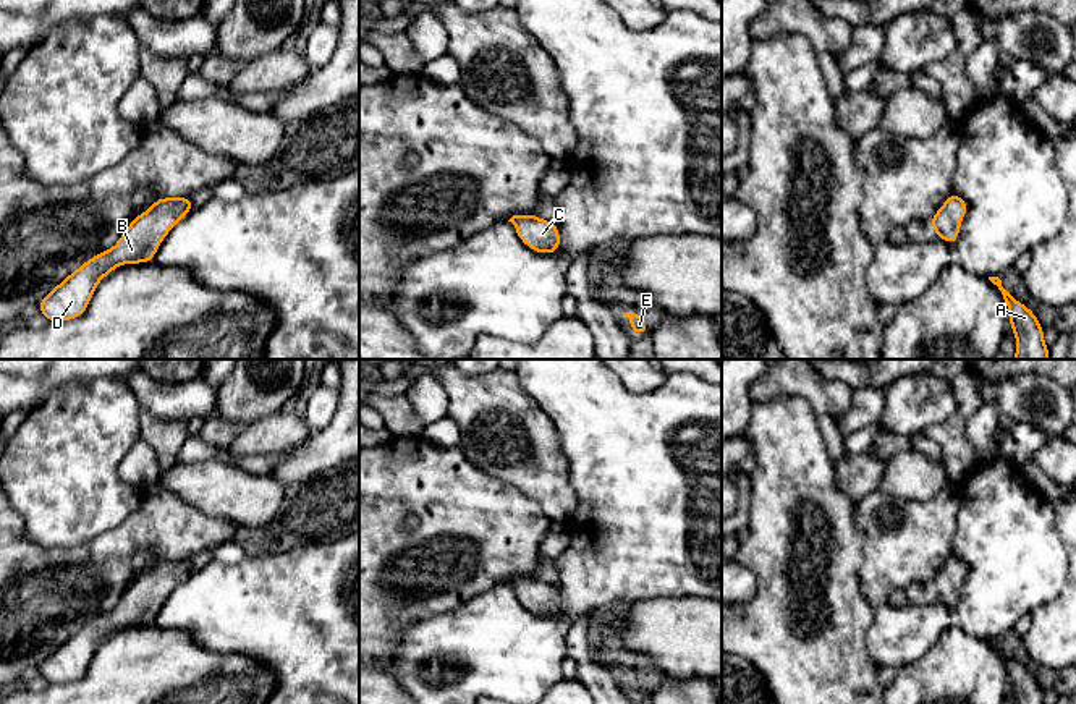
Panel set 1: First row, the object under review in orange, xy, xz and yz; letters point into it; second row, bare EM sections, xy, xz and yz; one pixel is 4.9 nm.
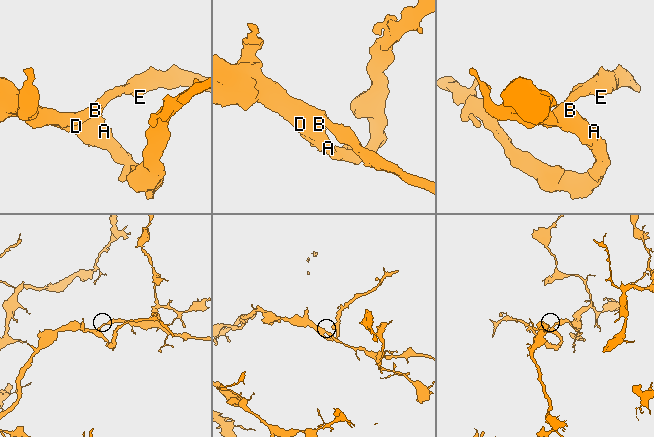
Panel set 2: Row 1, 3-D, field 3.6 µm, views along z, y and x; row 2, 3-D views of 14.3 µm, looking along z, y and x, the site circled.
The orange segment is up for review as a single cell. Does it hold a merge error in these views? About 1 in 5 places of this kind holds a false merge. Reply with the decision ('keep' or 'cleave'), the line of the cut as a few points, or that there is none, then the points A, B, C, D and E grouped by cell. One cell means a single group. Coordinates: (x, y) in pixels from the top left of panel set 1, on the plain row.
keep; cut none; groups A B C D E

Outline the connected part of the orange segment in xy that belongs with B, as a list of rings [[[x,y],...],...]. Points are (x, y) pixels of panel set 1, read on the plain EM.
[[[191,558],[159,560],[152,570],[138,576],[120,599],[118,605],[79,628],[60,644],[37,670],[49,685],[81,680],[102,641],[123,626],[144,626],[155,615],[178,583],[193,571]]]

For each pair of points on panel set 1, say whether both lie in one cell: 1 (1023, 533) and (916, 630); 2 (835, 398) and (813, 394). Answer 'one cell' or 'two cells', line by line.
1: one cell
2: one cell

